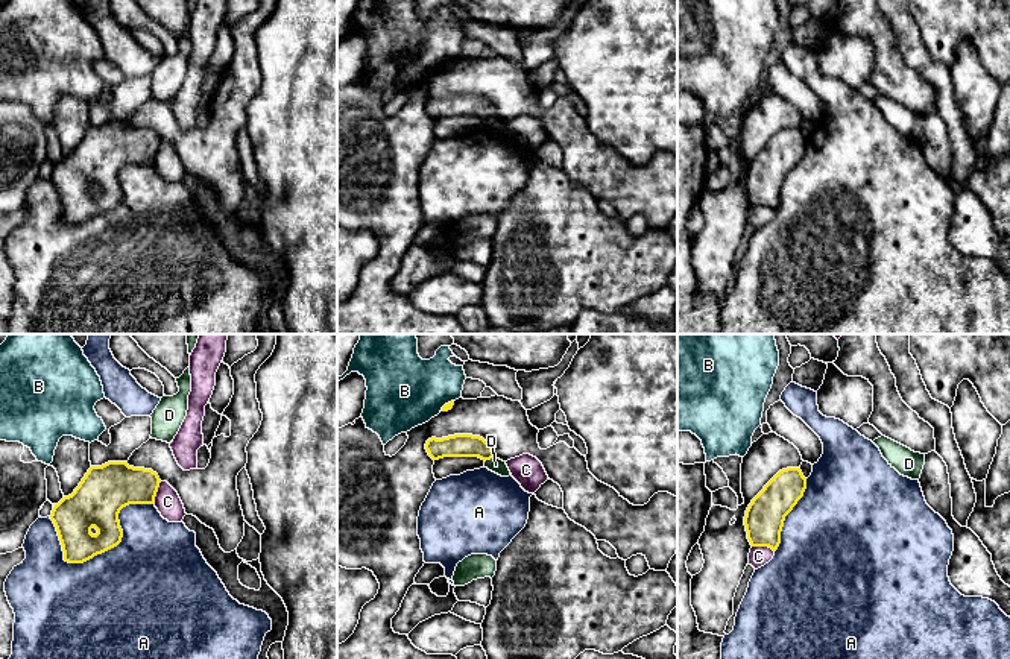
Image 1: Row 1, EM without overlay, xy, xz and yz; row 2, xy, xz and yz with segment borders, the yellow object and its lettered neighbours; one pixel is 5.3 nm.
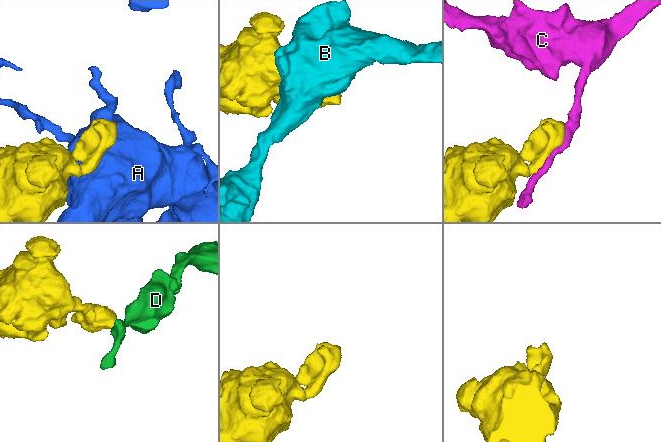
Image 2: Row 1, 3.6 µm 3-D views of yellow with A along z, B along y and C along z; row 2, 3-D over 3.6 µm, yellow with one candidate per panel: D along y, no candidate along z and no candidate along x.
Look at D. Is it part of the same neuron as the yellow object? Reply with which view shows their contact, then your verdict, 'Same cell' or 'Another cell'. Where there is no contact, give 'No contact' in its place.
Touches yellow in xz. Another cell

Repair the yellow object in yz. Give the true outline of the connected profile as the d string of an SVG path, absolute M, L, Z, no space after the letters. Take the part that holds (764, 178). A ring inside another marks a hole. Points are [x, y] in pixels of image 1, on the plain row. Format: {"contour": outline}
{"contour": "M800 128L782 129L764 146L749 164L744 176L752 207L778 210L785 176L803 156L805 149L806 138Z"}

